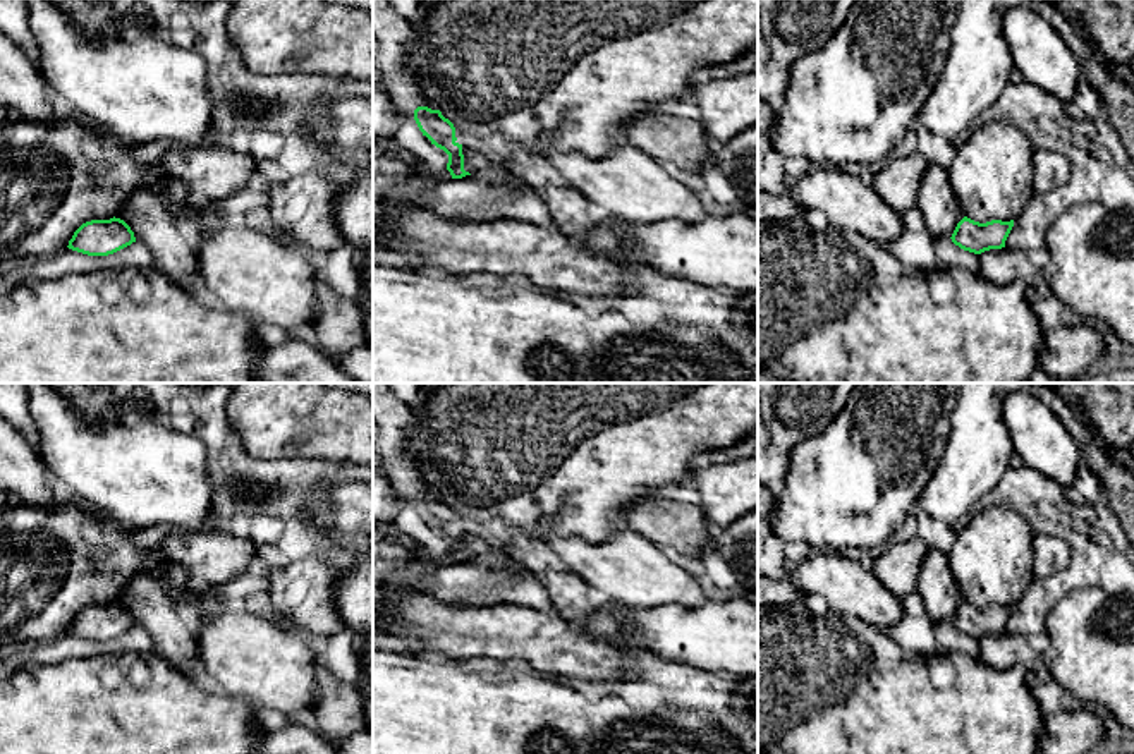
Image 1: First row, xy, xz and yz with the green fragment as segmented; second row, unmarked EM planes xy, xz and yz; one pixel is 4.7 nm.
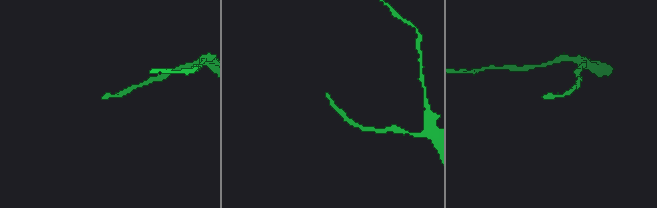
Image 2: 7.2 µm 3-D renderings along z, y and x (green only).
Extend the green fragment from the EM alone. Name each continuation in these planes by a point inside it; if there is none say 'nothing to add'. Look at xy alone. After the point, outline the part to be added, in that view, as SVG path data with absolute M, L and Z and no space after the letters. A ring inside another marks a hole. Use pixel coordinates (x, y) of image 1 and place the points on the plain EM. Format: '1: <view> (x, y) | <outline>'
nothing to add

